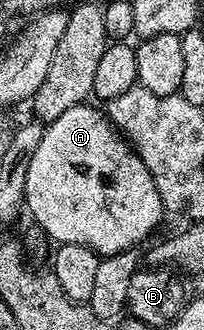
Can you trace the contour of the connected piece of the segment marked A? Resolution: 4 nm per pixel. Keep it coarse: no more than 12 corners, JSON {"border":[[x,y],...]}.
{"border":[[67,109],[30,157],[24,202],[57,244],[136,247],[163,219],[107,114]]}

